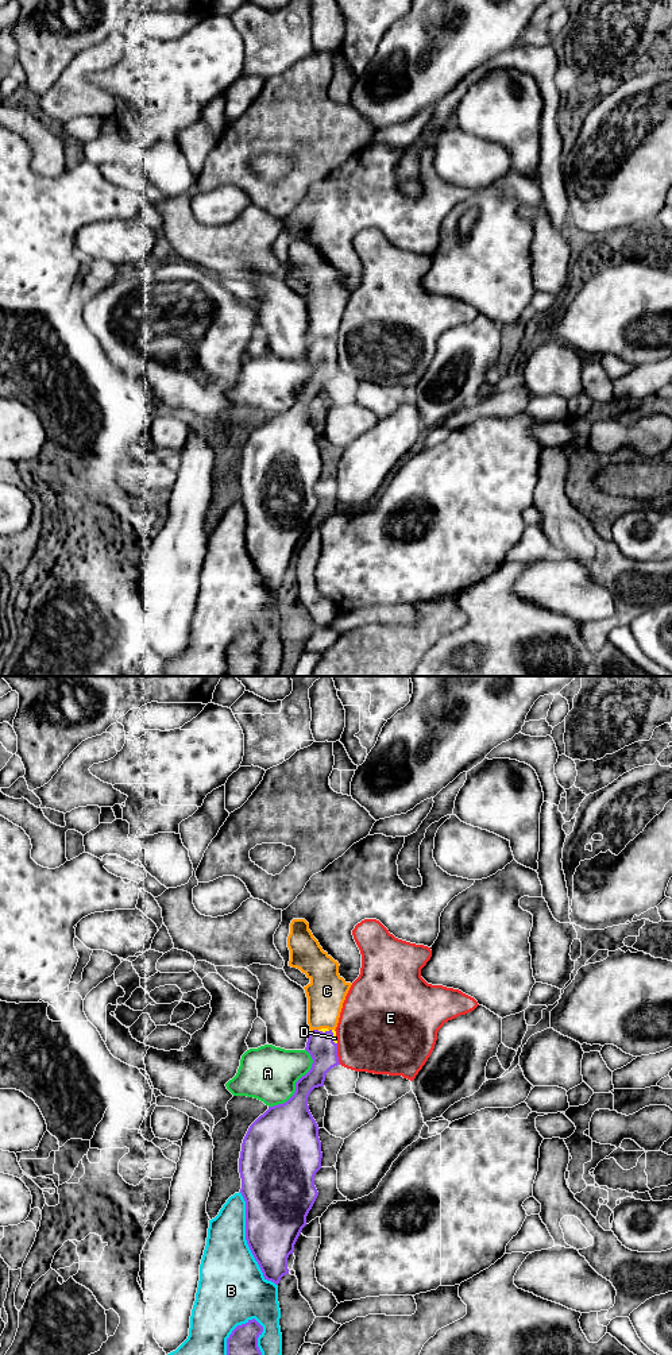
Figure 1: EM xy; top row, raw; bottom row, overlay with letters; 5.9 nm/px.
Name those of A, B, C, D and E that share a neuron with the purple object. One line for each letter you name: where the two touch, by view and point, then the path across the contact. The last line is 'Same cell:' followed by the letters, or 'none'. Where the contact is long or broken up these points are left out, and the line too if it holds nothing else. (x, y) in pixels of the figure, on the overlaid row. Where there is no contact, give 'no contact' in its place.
D: contact xy (331, 1031); way xy (321, 1047), (331, 1031), (335, 1038)
Same cell: D

